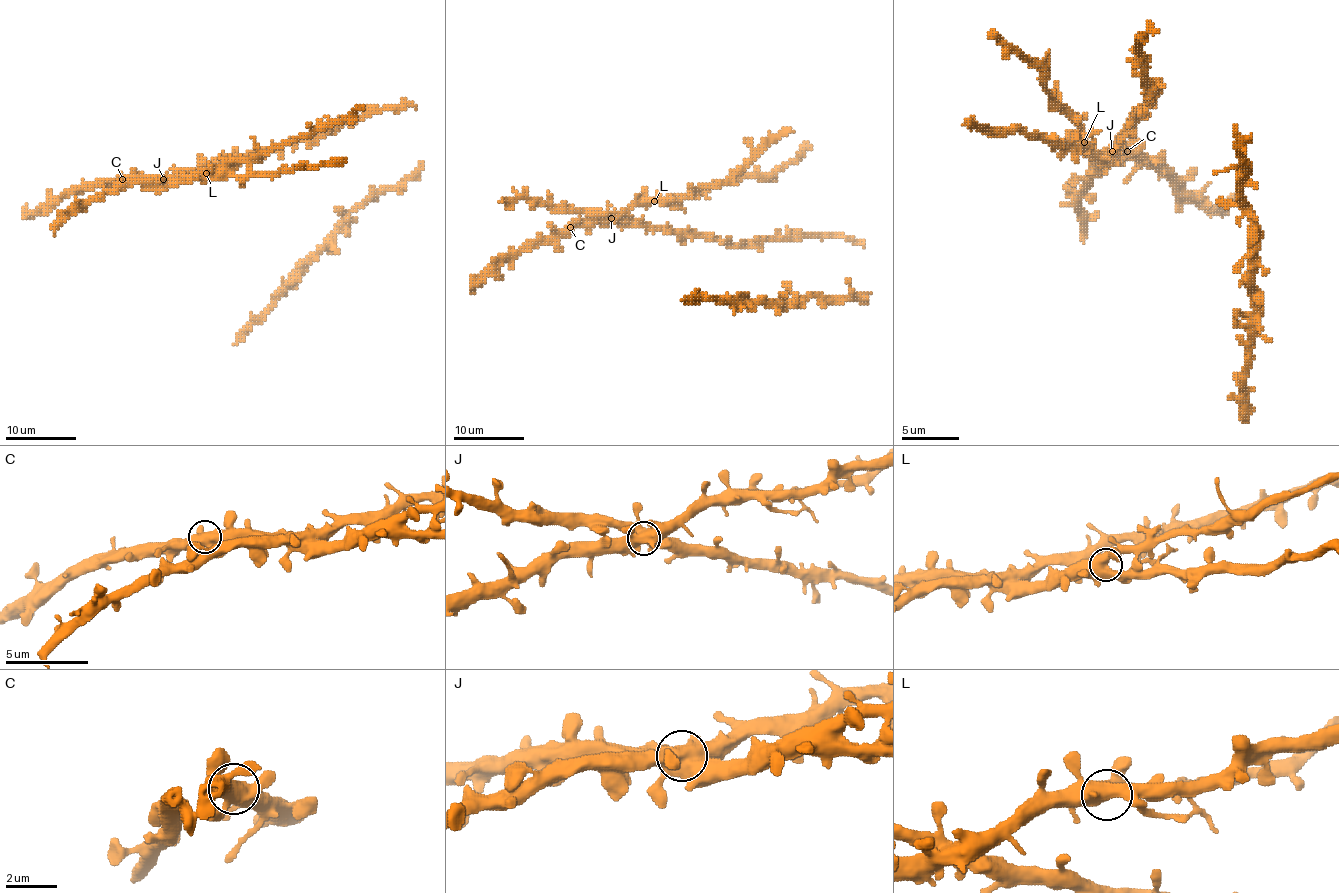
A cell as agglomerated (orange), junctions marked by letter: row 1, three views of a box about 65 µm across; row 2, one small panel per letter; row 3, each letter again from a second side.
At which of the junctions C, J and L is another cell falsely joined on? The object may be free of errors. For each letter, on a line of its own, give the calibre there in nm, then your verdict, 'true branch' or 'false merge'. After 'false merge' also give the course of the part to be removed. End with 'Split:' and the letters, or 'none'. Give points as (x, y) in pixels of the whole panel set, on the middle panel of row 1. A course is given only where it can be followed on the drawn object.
C: calibre 550 nm; true branch
J: calibre 700 nm; true branch
L: calibre 550 nm; true branch
Split: none

